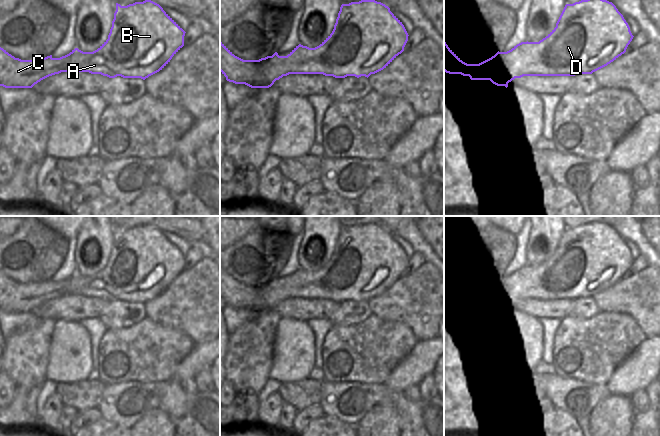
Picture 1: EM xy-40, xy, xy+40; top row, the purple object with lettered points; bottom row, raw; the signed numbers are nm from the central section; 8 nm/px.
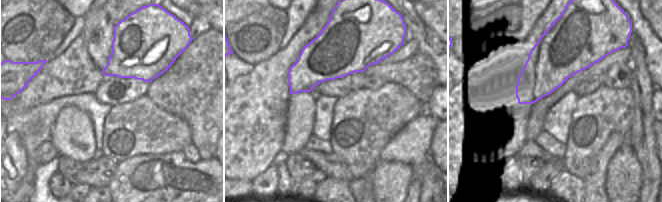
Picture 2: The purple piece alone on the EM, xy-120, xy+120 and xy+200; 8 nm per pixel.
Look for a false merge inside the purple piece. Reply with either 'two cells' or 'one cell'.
two cells

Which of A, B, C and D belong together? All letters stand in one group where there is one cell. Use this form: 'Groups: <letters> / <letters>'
Groups: A B D / C

